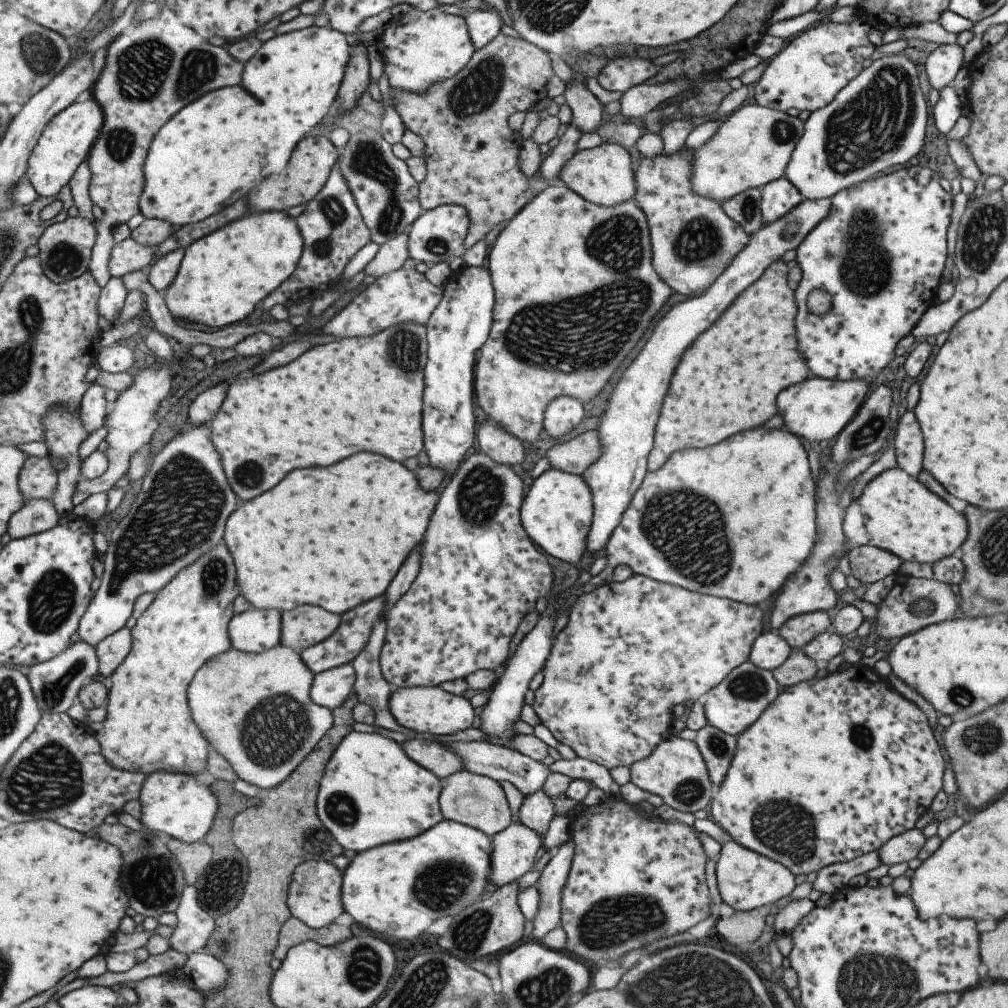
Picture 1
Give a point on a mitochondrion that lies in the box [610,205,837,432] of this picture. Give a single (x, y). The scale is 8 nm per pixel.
(699, 240)

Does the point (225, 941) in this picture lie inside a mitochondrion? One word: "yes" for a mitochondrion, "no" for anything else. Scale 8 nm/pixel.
yes

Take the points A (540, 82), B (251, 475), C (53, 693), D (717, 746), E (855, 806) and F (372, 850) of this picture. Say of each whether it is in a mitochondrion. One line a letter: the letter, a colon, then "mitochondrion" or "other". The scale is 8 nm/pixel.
A: other
B: mitochondrion
C: mitochondrion
D: mitochondrion
E: other
F: other

